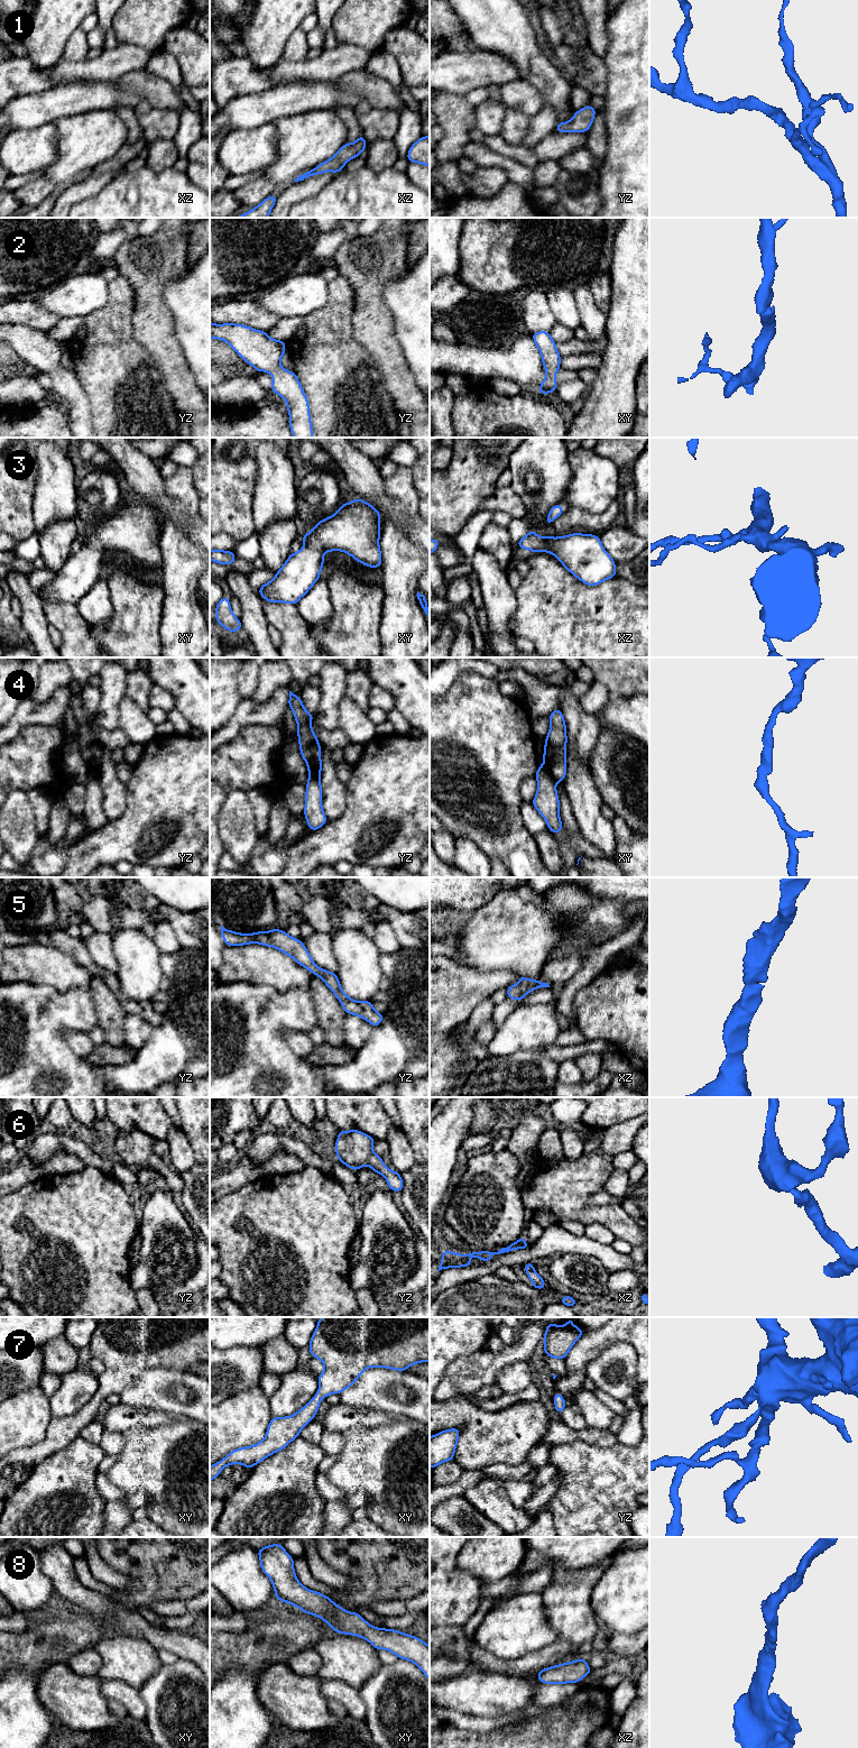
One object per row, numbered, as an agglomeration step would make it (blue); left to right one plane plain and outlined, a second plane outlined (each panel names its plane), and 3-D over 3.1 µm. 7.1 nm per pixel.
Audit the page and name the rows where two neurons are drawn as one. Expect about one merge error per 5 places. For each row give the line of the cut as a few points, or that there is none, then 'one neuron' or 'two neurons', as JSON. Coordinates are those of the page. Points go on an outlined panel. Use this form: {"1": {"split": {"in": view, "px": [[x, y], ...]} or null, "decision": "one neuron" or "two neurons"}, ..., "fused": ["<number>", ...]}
{"1": {"split": null, "decision": "one neuron"}, "2": {"split": null, "decision": "one neuron"}, "3": {"split": null, "decision": "one neuron"}, "4": {"split": {"in": "xy", "px": [[544, 763], [555, 781]]}, "decision": "two neurons"}, "5": {"split": null, "decision": "one neuron"}, "6": {"split": null, "decision": "one neuron"}, "7": {"split": null, "decision": "one neuron"}, "8": {"split": null, "decision": "one neuron"}, "fused": ["4"]}

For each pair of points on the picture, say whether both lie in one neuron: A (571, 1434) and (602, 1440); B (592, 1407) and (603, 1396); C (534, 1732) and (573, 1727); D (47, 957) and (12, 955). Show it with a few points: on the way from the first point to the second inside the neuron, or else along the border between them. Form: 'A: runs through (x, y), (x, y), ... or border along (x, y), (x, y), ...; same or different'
A: runs through (579, 1434), (594, 1436); same
B: border along (592, 1392), (616, 1414); different
C: runs through (544, 1732), (563, 1731); same
D: runs through (38, 957), (21, 957); same

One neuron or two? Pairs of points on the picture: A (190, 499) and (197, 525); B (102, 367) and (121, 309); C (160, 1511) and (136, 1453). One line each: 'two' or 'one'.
A: two
B: one
C: one

